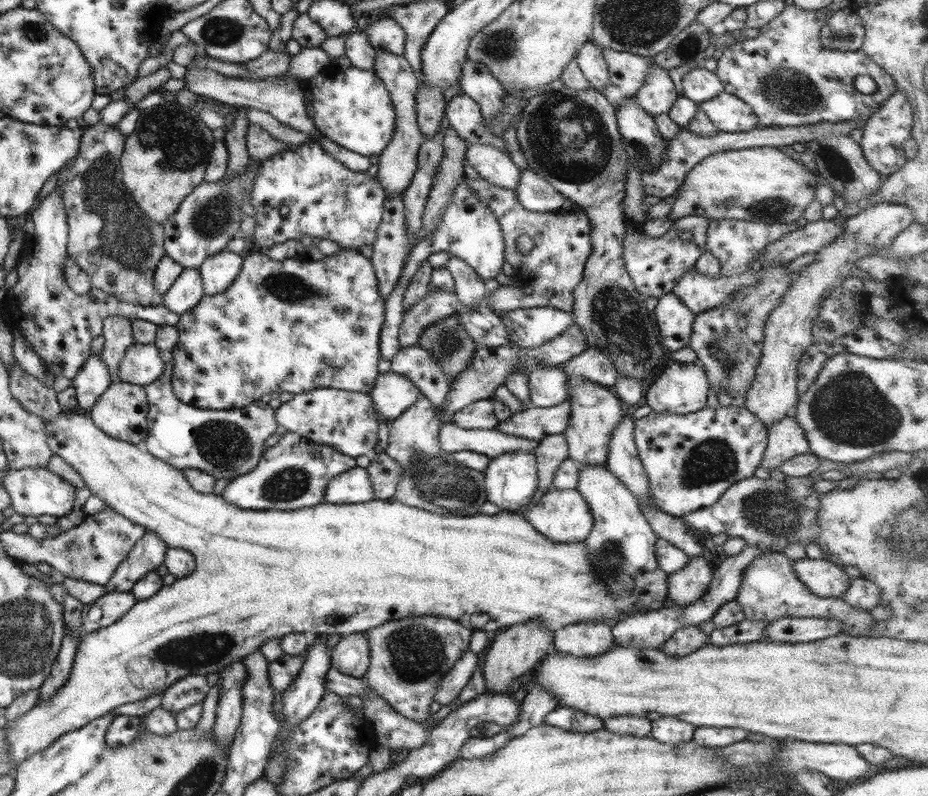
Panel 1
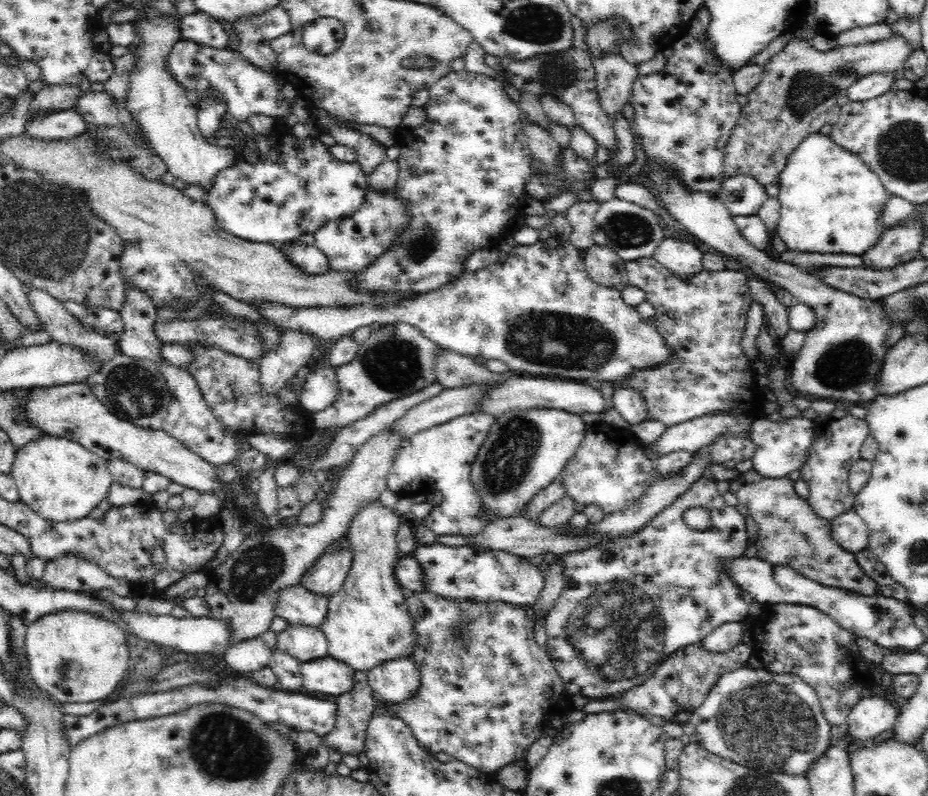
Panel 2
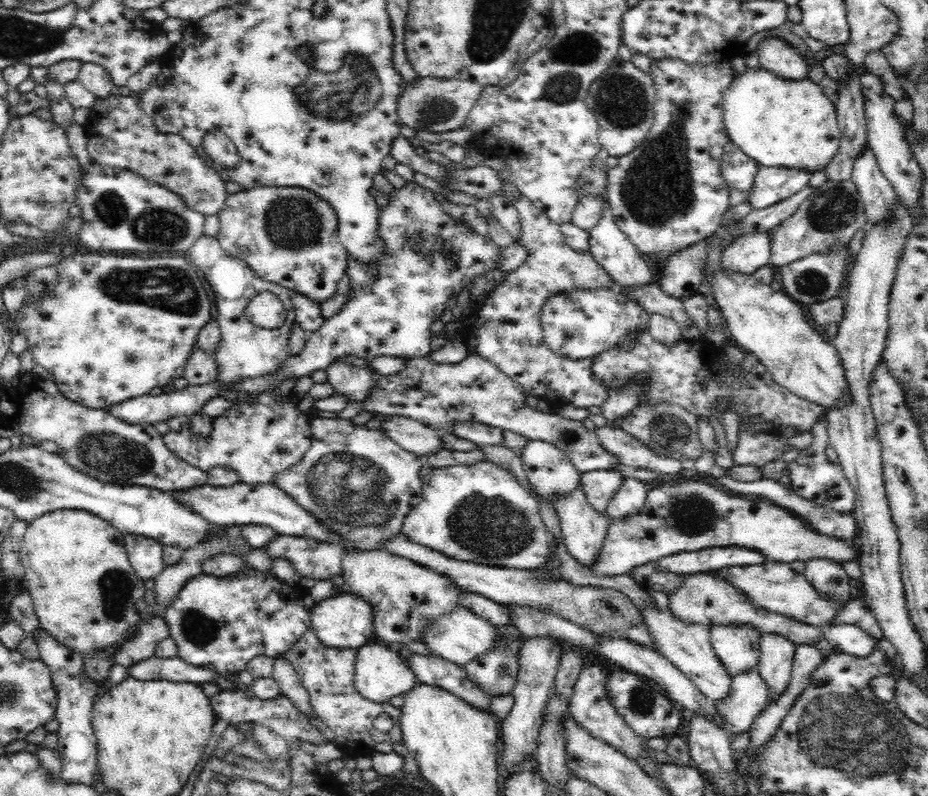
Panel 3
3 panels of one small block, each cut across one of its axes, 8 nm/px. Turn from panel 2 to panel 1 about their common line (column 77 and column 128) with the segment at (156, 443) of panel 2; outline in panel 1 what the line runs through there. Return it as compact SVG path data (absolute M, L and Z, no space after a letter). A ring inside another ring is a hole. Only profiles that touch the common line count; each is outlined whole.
M119 381L112 383L103 391L103 394L99 395L87 415L91 417L93 425L99 427L99 430L103 431L105 435L123 442L129 442L129 444L141 446L148 431L147 408L146 394L141 386Z

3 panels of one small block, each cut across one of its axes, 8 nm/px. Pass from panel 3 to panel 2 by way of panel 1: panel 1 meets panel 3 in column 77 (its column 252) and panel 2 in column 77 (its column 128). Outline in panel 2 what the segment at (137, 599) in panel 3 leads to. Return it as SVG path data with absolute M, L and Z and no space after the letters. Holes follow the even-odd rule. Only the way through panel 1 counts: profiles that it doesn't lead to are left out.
M46 435L17 450L10 470L19 500L48 522L70 522L86 518L107 498L113 483L106 461L80 443ZM62 610L43 615L28 625L25 636L29 671L38 688L51 694L58 702L94 702L108 698L118 688L130 664L130 650L124 628L86 611Z

